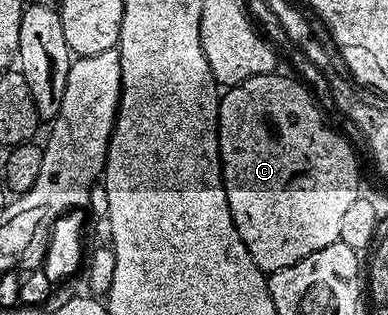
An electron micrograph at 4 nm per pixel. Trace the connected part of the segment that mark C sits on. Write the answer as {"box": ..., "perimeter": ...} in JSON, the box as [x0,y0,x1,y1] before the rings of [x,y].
{"box":[217,73,359,273],"perimeter":[[[274,73],[251,77],[239,85],[228,88],[220,96],[217,105],[217,140],[221,146],[221,172],[225,182],[227,205],[231,209],[231,217],[235,221],[237,232],[245,249],[249,251],[260,271],[266,273],[287,269],[291,265],[295,265],[295,261],[303,261],[303,257],[307,257],[319,249],[327,249],[327,245],[338,242],[341,219],[346,209],[351,205],[351,201],[355,201],[359,197],[359,191],[357,191],[357,159],[353,156],[348,141],[343,136],[336,135],[321,120],[321,115],[317,112],[317,107],[313,104],[308,89],[303,84],[296,83],[295,80],[288,79],[287,76],[281,74]]]}

